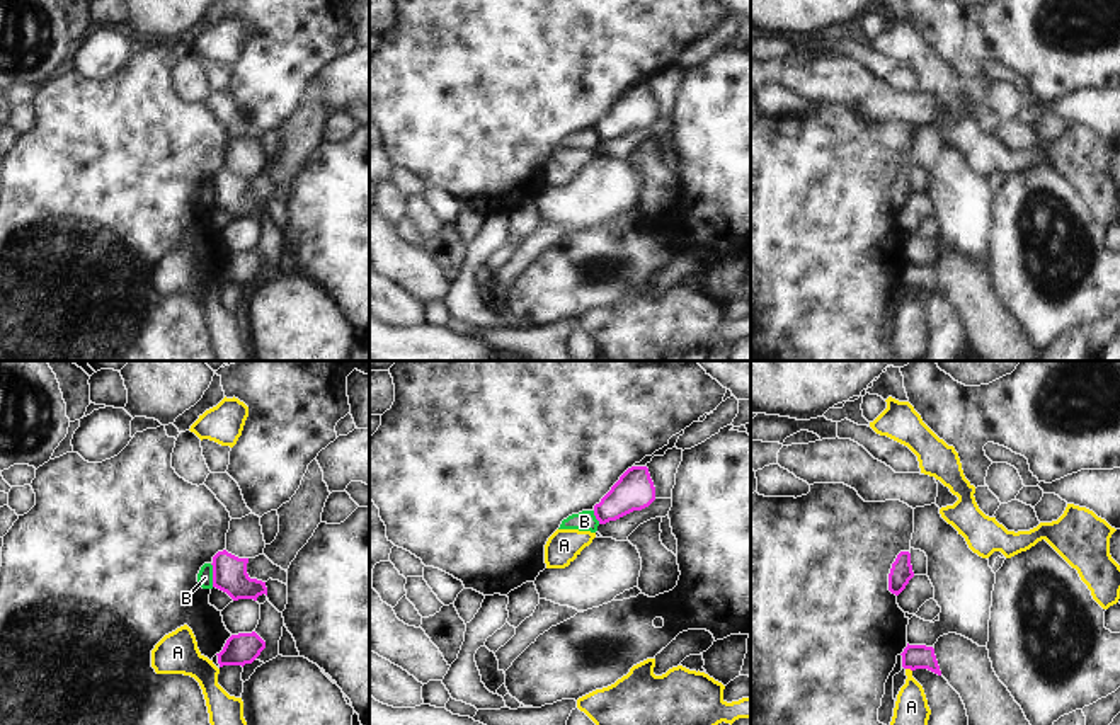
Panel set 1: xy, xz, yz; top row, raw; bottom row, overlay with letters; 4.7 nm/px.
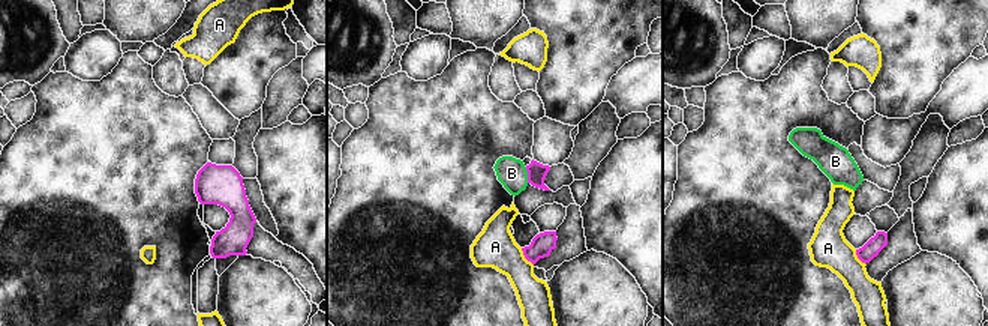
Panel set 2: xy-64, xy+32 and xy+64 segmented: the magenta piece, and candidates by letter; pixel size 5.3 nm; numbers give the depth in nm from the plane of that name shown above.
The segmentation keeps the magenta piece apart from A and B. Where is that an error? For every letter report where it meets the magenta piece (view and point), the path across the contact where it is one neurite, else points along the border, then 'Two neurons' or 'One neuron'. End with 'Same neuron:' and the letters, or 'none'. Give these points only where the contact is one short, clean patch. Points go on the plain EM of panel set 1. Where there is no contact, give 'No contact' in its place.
A: Touches magenta at yz (909, 286). Boundary: yz (906, 286), (911, 290). Two neurons
B: Touches magenta at xy (213, 194). Boundary: xy (210, 182), (213, 205). Two neurons
Same neuron: none.

